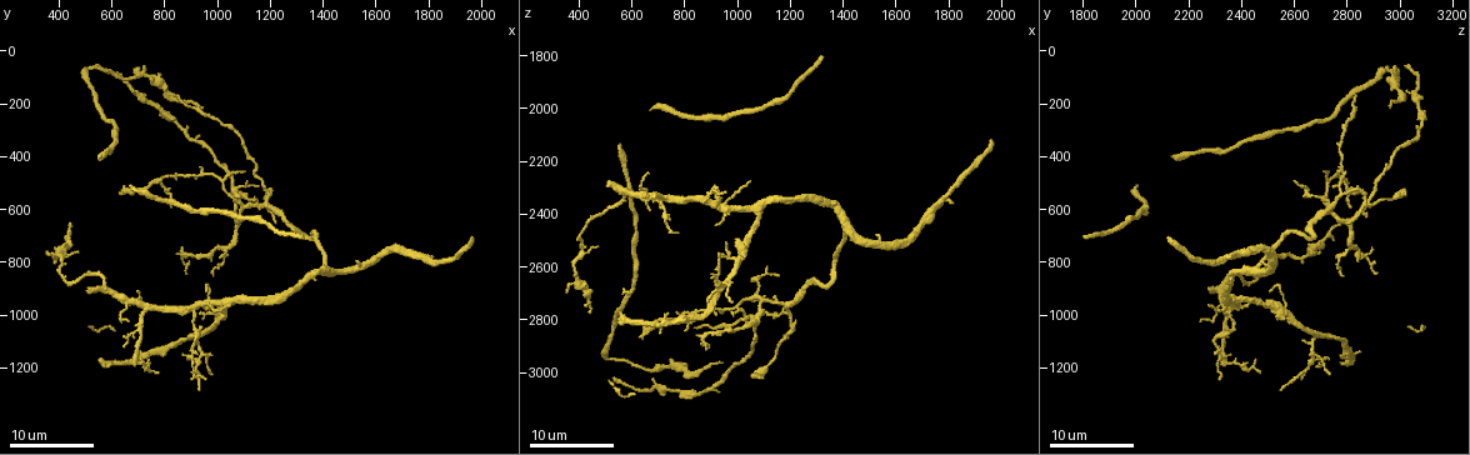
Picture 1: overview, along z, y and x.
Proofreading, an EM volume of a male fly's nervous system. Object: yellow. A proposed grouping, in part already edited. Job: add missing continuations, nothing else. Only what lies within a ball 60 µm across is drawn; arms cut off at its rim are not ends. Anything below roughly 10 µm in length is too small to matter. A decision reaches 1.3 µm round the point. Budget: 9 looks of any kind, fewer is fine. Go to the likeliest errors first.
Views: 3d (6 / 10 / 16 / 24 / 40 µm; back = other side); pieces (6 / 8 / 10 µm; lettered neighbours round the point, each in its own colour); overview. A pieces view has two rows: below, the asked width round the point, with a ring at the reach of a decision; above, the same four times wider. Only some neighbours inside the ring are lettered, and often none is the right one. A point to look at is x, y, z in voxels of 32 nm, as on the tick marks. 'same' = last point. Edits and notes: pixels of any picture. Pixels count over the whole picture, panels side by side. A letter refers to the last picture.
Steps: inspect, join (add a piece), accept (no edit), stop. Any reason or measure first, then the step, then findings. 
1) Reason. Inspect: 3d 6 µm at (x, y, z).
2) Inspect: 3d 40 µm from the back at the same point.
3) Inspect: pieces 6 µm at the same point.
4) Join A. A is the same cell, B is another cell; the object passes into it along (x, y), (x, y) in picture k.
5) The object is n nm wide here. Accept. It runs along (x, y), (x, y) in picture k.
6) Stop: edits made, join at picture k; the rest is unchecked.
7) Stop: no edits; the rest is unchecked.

Branch stops here. Inspect: 3d 16 µm at (640, 540, 2870).

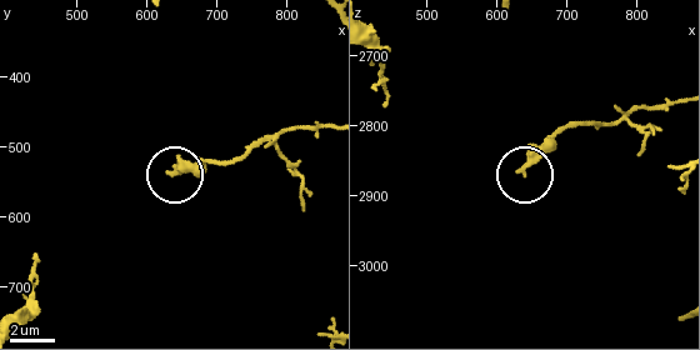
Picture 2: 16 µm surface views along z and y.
Inspect: pieces 6 µm at (635, 535, 2865).

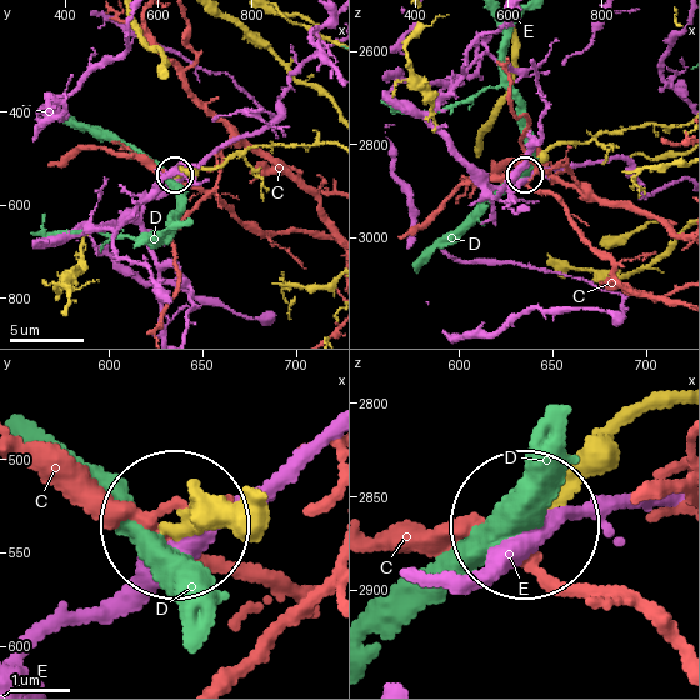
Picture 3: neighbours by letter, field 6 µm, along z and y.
The object is 240 nm wide here. Accept. C, D and E are other cells; it runs along (255, 493), (185, 518) in picture 3; none of them fits.

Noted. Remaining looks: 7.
Tapers out. Inspect: 3d 16 µm at (940, 220, 2970).

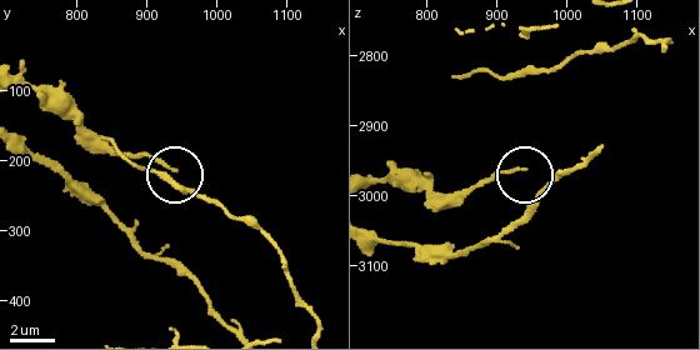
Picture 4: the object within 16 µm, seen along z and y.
Zoom in. Inspect: 3d 10 µm at (940, 215, 2955).

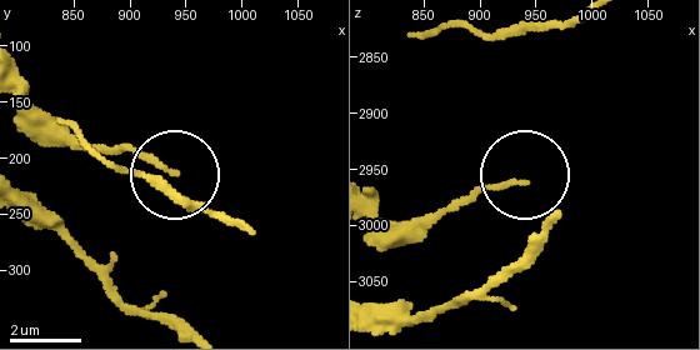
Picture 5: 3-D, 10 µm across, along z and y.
See the neighbours. Inspect: pieces 8 µm at (936, 214, 2962).

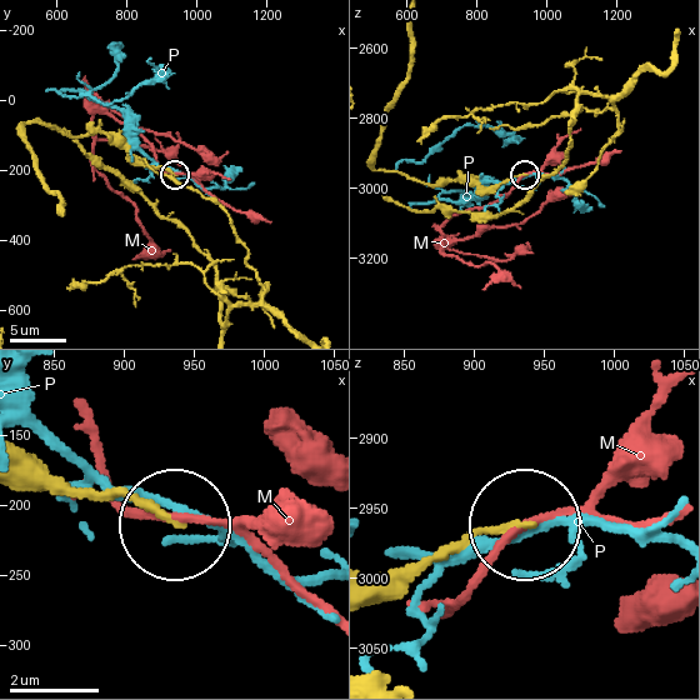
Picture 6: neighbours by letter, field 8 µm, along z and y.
Accept. M and P are other cells; it runs along (26, 450), (71, 484), (168, 521) in picture 6; none of them fits.

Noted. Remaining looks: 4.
Branch stops here. Inspect: 3d 16 µm at (1220, 660, 2810).

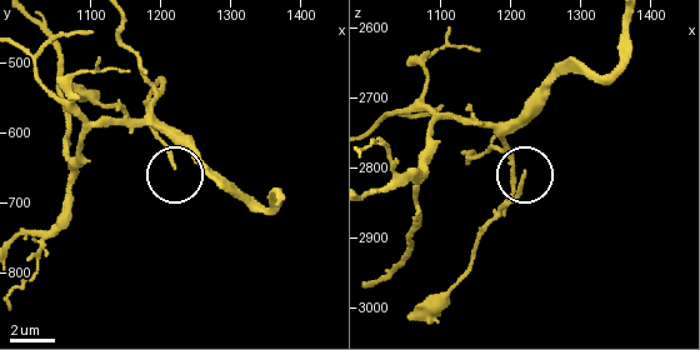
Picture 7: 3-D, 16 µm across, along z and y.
Inspect: pieces 8 µm at (1225, 650, 2805).

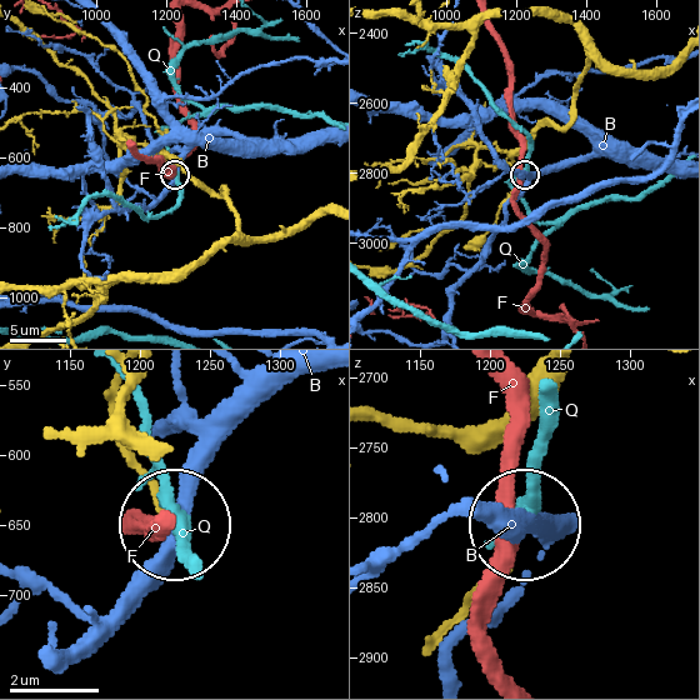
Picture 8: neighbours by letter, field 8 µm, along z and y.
The object is 130 nm wide here. Accept. B, F and Q are other cells; no lettered piece goes on from it.

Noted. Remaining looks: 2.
Tapers out. Inspect: 3d 16 µm at (870, 840, 2910).

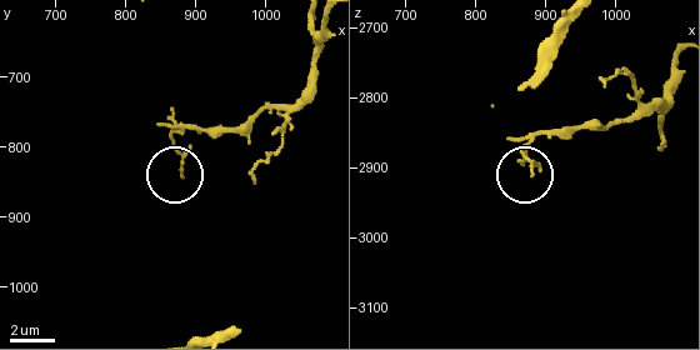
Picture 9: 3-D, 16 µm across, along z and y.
Inspect: pieces 6 µm at (880, 845, 2910).

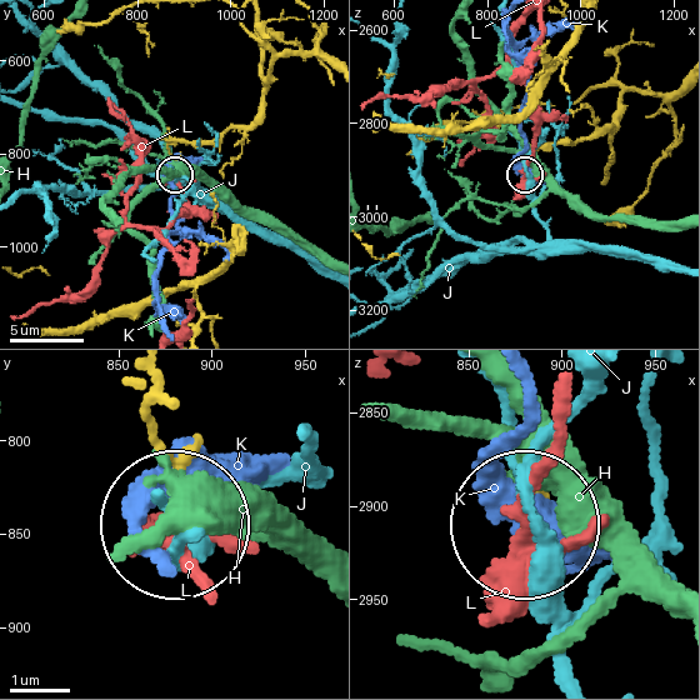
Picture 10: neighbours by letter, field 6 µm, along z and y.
The object is 100 nm wide here. Accept. H, J, K and L are other cells; no lettered piece goes on from it.

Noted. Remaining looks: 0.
Stop: no edits; the rest is unchecked.

